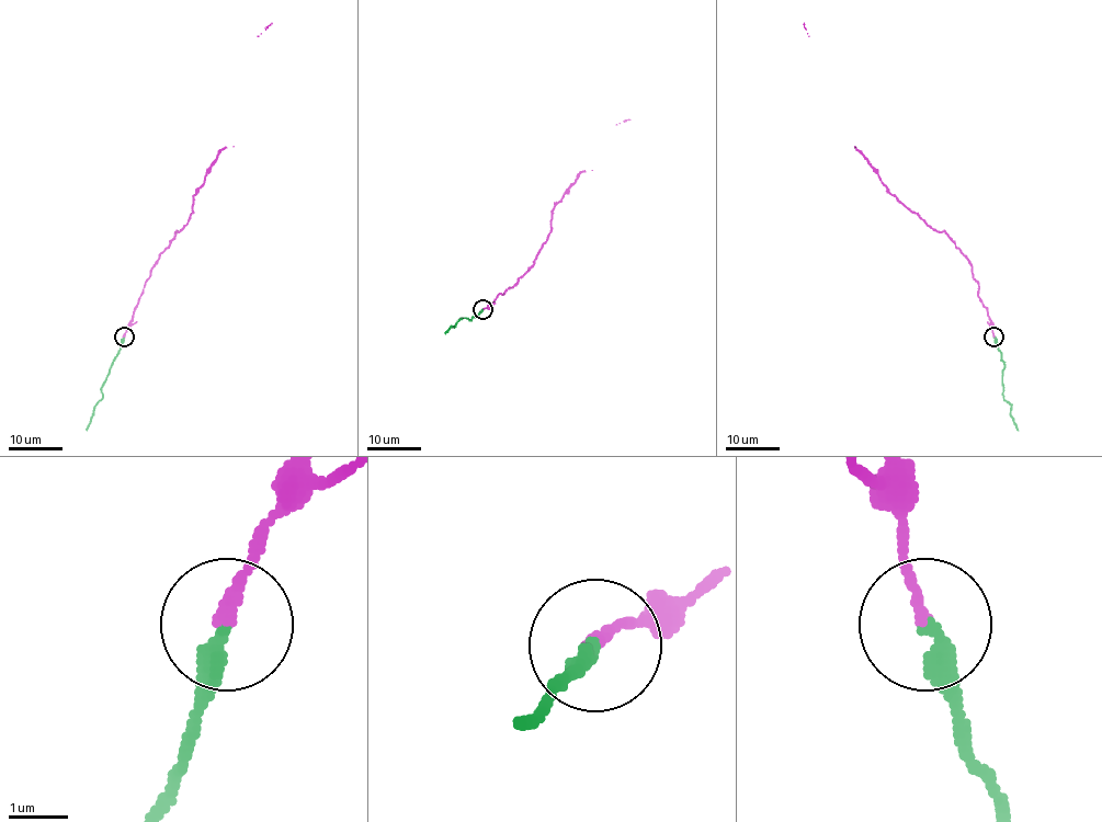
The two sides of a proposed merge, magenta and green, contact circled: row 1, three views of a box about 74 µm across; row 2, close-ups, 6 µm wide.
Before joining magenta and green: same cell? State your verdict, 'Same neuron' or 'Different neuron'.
Same neuron

